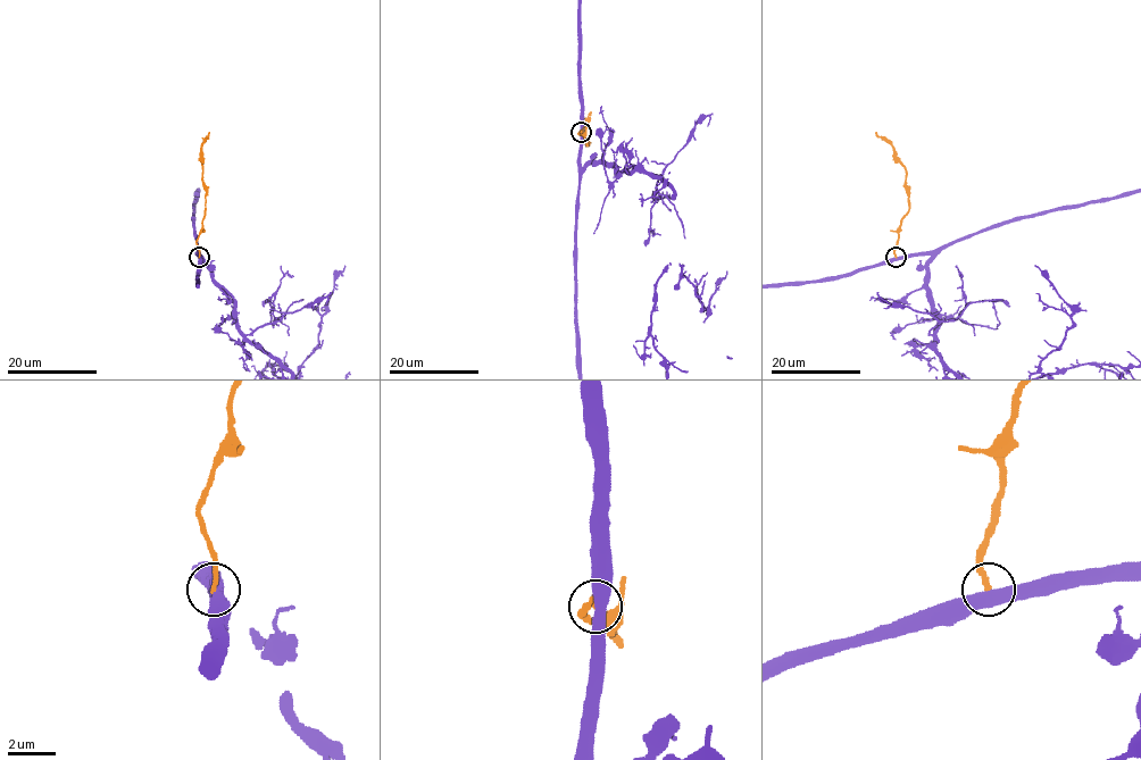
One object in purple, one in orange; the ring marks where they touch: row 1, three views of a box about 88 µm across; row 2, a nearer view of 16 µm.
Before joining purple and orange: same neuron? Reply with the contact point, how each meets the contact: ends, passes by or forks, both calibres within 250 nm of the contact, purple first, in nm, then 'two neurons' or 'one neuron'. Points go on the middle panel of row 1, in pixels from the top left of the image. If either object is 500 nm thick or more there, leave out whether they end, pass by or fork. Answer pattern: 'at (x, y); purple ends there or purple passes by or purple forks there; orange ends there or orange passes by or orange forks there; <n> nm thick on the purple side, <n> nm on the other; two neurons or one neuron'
at (581, 132); 500 nm thick on the purple side, 200 nm on the other; two neurons

